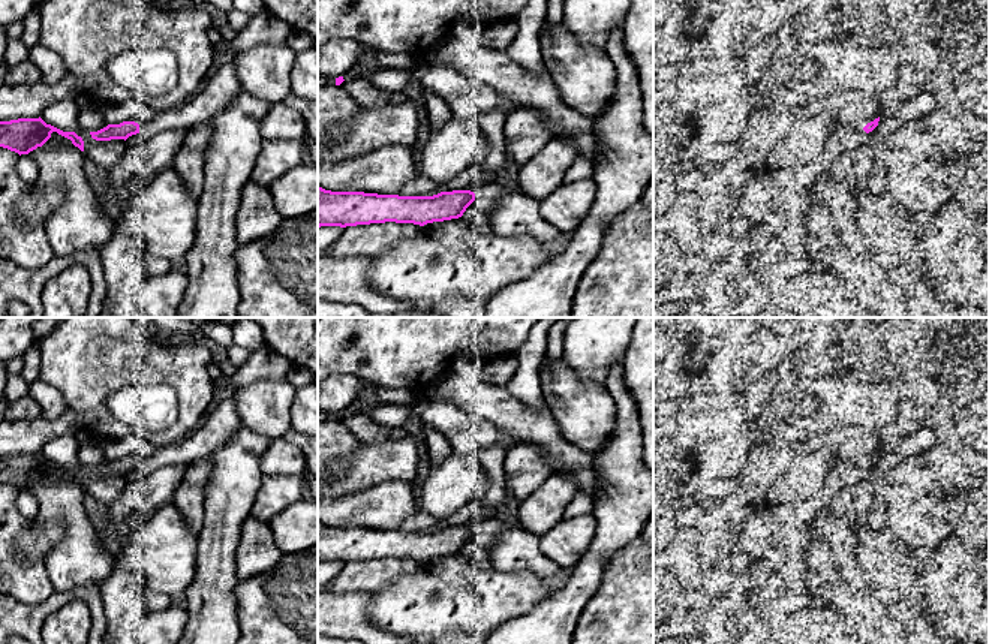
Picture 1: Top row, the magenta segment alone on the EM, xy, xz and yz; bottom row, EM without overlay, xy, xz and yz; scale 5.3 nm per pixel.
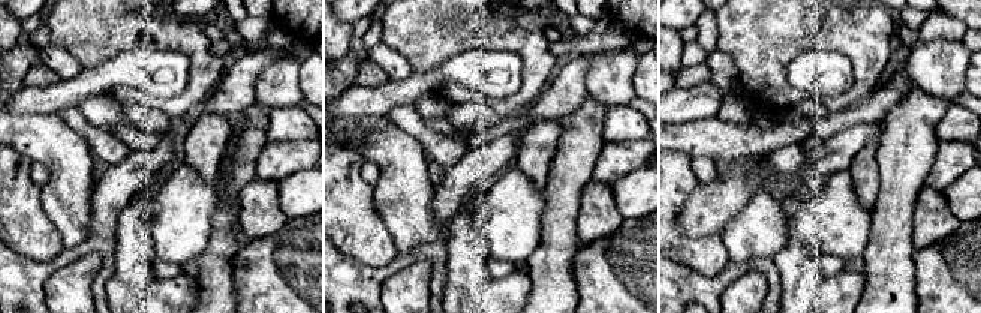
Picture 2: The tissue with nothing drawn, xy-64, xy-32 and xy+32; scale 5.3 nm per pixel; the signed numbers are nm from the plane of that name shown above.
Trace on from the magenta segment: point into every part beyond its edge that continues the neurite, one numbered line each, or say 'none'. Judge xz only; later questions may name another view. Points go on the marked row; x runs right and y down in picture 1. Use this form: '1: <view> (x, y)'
1: xz (486, 196)

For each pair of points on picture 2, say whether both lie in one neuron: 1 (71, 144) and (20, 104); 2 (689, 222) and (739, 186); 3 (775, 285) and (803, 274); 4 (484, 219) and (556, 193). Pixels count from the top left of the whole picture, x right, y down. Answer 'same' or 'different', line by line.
1: different
2: same
3: different
4: different

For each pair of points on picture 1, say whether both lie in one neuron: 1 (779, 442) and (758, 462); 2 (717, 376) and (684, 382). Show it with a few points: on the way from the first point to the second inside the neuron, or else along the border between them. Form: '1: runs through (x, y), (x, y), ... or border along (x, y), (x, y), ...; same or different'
1: runs through (775, 445), (763, 457); same
2: runs through (709, 376), (691, 382); same

